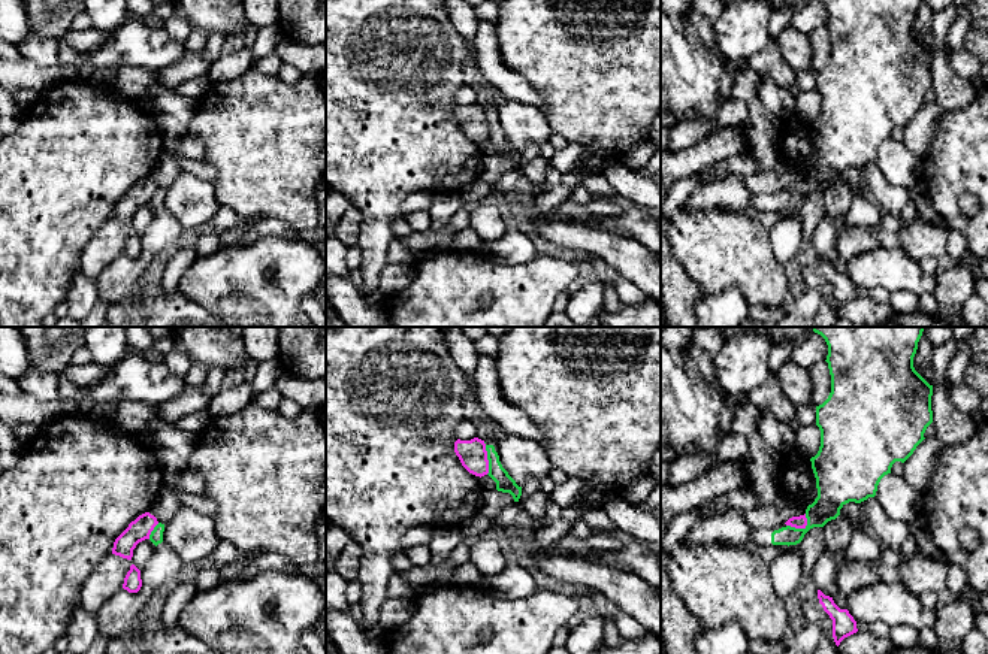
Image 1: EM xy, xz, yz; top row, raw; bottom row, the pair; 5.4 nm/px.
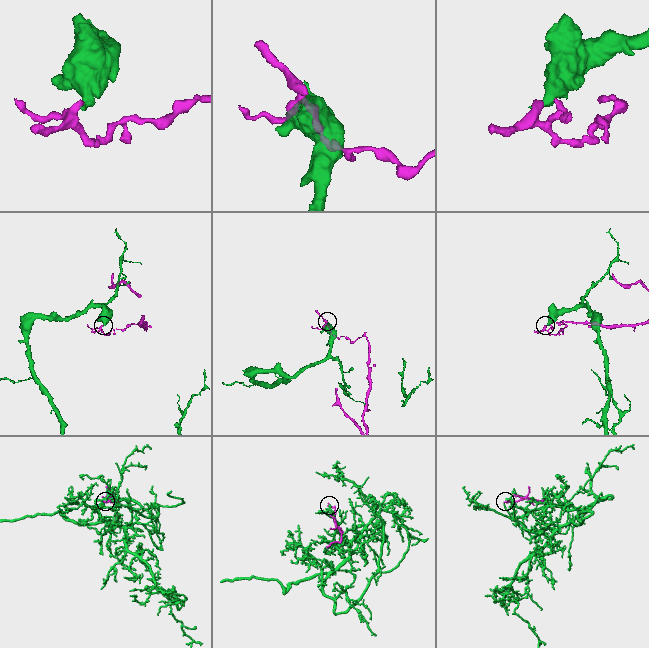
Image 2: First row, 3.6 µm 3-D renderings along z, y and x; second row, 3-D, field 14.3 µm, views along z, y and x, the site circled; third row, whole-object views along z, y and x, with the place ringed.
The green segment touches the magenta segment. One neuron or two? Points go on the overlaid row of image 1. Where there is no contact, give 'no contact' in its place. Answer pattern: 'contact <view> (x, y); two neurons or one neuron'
contact yz (801, 529); two neurons

